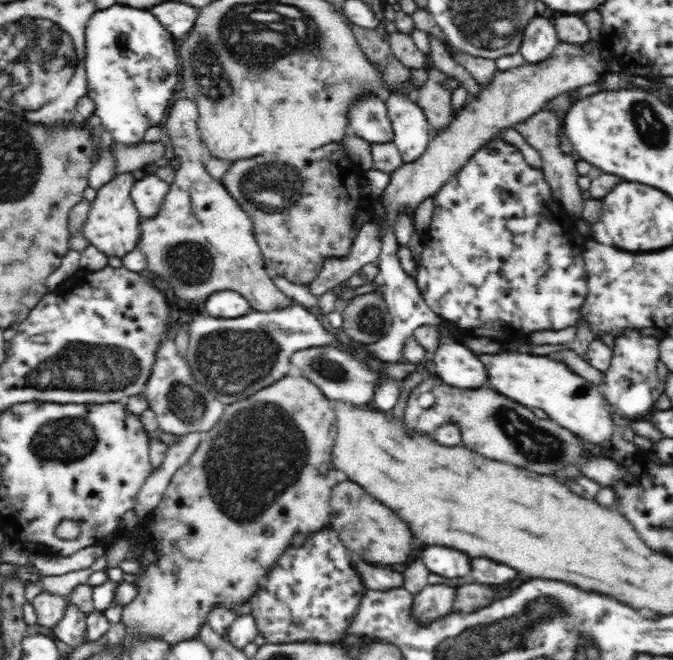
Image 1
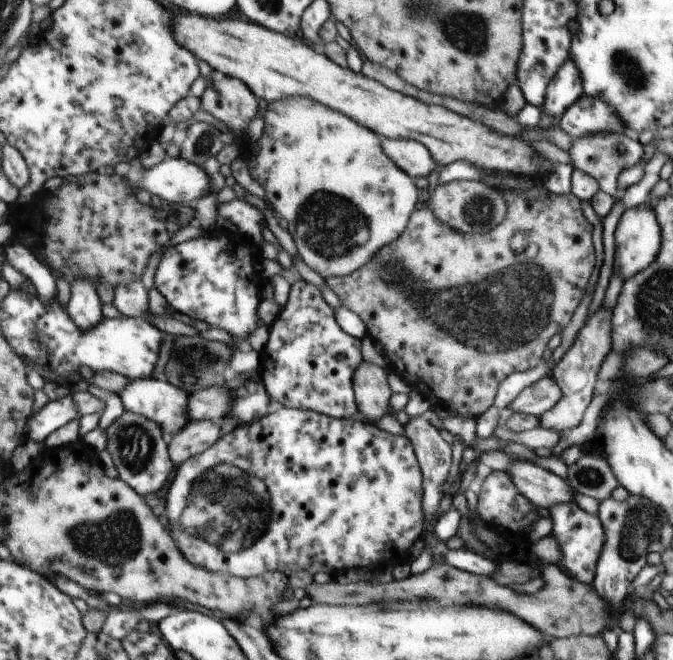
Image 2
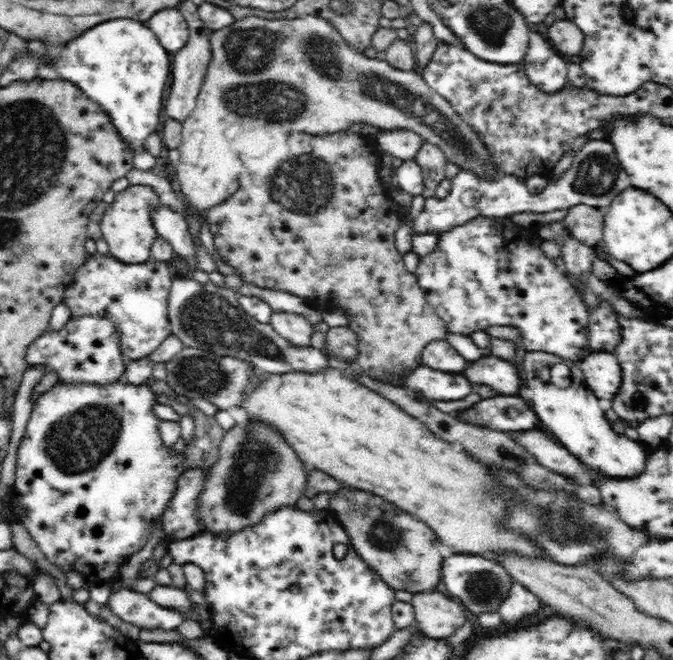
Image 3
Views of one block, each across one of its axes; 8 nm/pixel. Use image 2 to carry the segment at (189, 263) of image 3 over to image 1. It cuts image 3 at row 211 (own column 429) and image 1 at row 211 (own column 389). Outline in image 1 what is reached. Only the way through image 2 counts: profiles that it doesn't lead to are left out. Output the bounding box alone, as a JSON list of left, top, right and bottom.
[129,174,169,219]

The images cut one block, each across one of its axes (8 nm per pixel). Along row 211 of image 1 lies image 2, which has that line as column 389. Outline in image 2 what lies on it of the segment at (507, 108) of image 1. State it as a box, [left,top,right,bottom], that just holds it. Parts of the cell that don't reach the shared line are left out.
[353,362,392,422]

